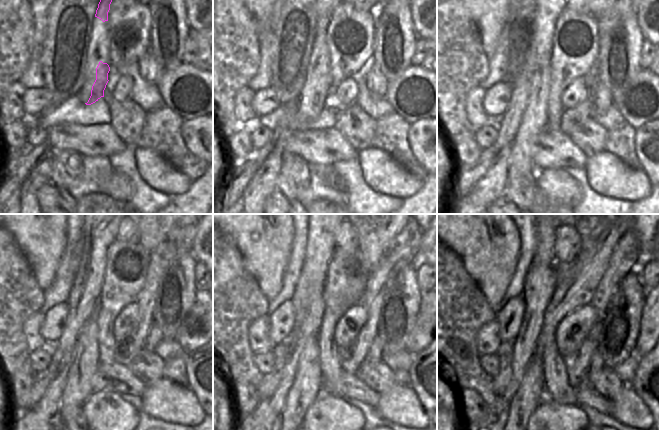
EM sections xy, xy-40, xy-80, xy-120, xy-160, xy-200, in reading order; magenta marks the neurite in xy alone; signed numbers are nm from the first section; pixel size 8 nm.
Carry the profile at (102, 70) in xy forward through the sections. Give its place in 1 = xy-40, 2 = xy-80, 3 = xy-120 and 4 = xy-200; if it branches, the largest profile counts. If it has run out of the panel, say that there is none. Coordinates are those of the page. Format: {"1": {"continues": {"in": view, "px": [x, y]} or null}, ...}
{"1": {"continues": {"in": "xy-40", "px": [307, 114]}}, "2": {"continues": {"in": "xy-80", "px": [535, 120]}}, "3": {"continues": {"in": "xy-120", "px": [85, 362]}}, "4": {"continues": {"in": "xy-200", "px": [530, 393]}}}

